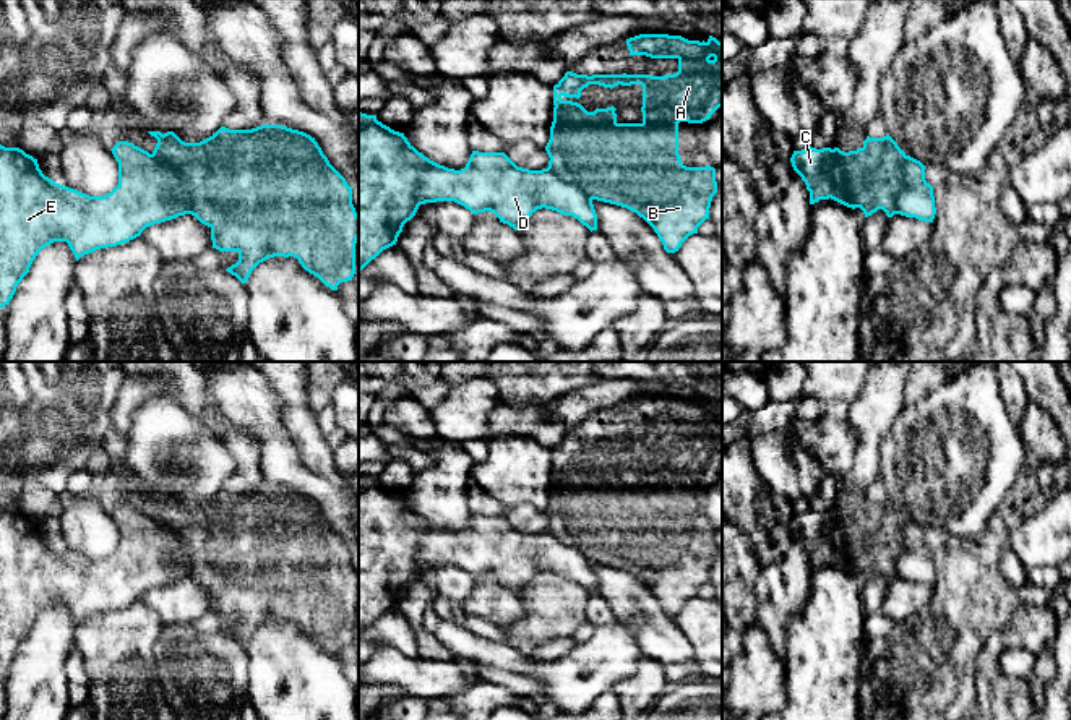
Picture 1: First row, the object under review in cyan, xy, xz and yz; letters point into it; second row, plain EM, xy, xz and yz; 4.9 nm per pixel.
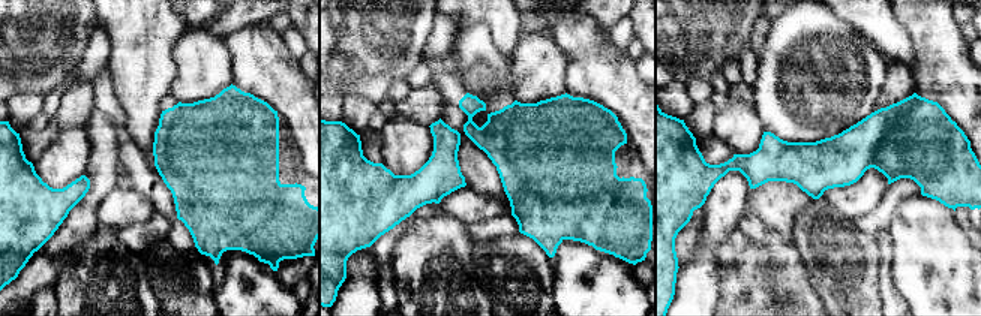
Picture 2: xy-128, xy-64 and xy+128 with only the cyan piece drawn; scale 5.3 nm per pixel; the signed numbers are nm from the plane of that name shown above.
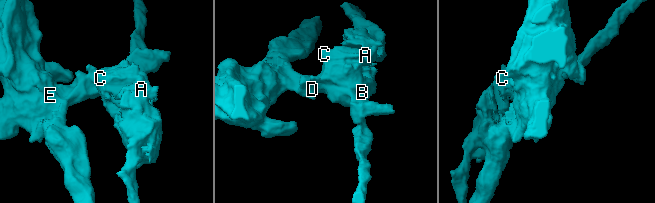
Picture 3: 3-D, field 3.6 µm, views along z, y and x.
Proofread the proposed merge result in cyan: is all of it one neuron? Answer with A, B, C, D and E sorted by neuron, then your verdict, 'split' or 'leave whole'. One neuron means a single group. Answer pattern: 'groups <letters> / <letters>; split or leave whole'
groups A B C / D E; split

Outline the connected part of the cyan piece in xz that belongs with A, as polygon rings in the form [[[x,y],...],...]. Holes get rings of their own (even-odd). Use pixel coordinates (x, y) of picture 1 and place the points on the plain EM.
[[[639,397],[626,402],[630,418],[677,422],[678,435],[652,438],[576,438],[566,435],[553,449],[553,485],[545,514],[548,532],[561,543],[578,548],[591,563],[617,568],[636,576],[657,597],[667,616],[675,616],[709,582],[717,556],[716,532],[686,530],[678,517],[678,486],[703,486],[722,470],[722,405],[709,399],[704,405],[682,399]],[[589,448],[615,451],[643,449],[643,485],[618,486],[615,470],[587,475],[573,461]]]

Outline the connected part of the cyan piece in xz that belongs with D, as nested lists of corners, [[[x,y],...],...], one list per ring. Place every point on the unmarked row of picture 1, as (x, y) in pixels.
[[[359,475],[359,636],[383,613],[396,608],[404,587],[420,568],[437,564],[454,564],[472,577],[490,574],[514,594],[542,571],[573,579],[591,595],[597,594],[592,563],[548,530],[529,534],[518,530],[505,516],[472,514],[464,532],[448,532],[425,521],[404,496],[383,488],[376,478]]]

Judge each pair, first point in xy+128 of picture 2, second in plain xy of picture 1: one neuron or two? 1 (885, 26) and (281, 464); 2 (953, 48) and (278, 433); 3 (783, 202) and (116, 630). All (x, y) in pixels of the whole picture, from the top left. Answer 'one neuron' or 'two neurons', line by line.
1: one neuron
2: two neurons
3: one neuron

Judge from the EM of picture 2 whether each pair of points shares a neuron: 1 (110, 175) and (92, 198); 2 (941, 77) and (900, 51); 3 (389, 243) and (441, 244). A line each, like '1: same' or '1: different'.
1: same
2: different
3: different

